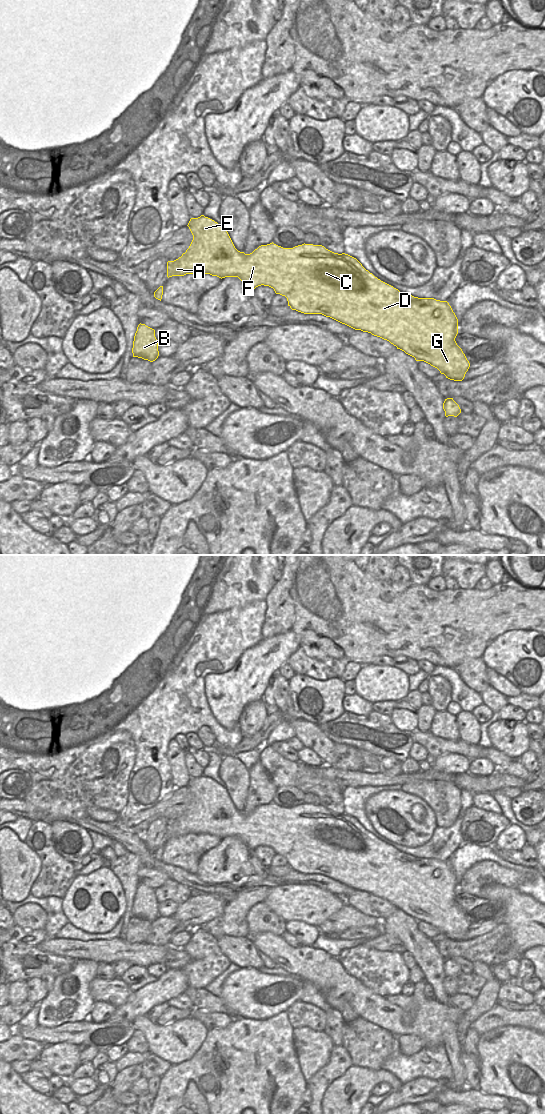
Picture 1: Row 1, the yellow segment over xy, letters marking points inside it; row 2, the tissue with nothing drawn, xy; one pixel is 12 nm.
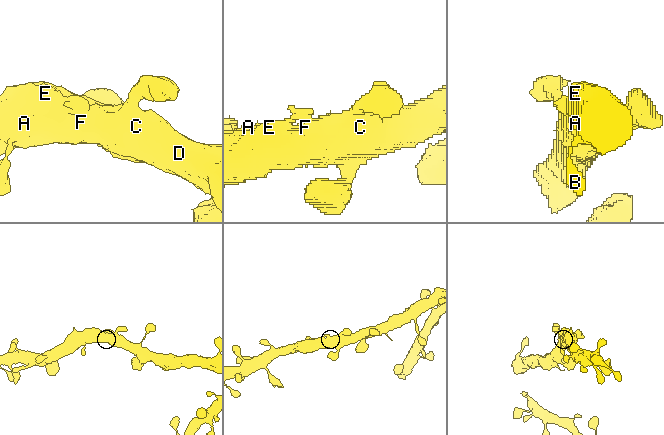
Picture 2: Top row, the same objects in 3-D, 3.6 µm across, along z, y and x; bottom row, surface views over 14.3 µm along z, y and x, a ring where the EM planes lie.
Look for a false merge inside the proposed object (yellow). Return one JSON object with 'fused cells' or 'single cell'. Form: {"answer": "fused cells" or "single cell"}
{"answer": "single cell"}

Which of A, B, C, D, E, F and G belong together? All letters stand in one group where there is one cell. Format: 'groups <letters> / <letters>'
groups A B C D E F G

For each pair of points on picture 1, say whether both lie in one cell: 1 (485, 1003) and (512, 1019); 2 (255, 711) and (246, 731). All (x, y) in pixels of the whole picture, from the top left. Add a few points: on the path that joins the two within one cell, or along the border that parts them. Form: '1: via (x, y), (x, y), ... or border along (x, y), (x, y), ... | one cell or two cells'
1: border along (495, 1003), (473, 1022) | two cells
2: via (253, 716), (248, 726) | one cell

